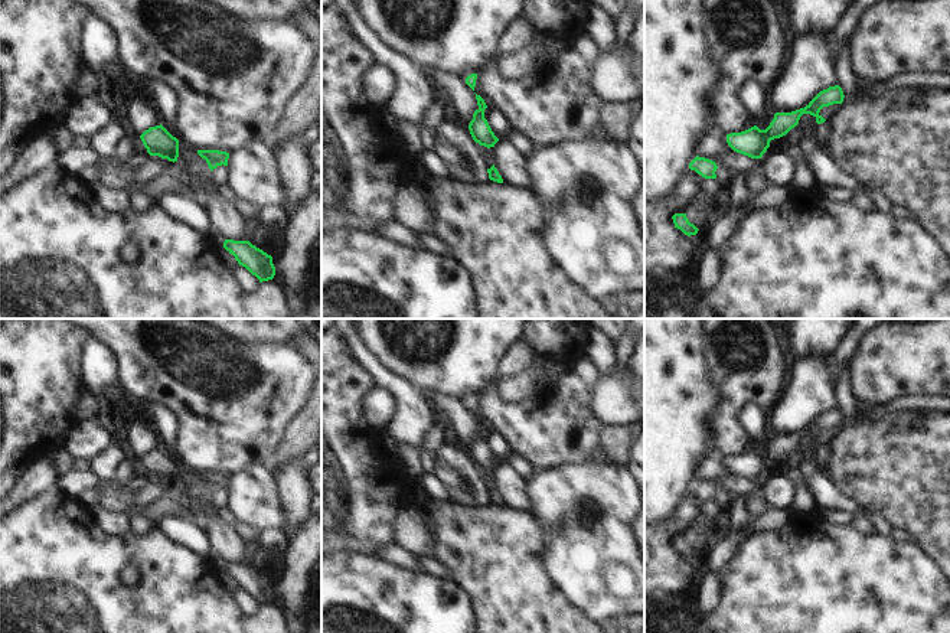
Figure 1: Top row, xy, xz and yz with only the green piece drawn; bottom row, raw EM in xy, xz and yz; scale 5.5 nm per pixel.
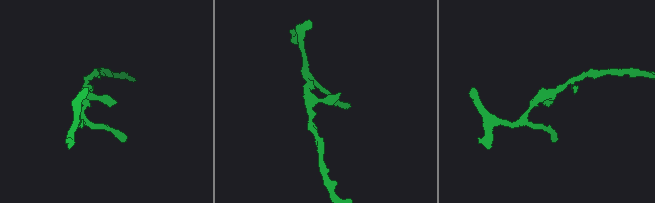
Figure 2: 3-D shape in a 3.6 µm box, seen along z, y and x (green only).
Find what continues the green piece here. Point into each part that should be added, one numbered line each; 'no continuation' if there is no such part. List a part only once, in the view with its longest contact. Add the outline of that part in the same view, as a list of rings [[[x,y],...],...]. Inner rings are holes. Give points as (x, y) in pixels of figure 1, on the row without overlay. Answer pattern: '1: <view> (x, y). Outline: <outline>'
no continuation.

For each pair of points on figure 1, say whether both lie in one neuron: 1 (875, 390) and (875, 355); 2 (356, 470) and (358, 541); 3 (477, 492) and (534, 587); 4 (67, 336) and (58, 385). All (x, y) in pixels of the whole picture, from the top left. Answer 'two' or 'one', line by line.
1: one
2: one
3: two
4: one

